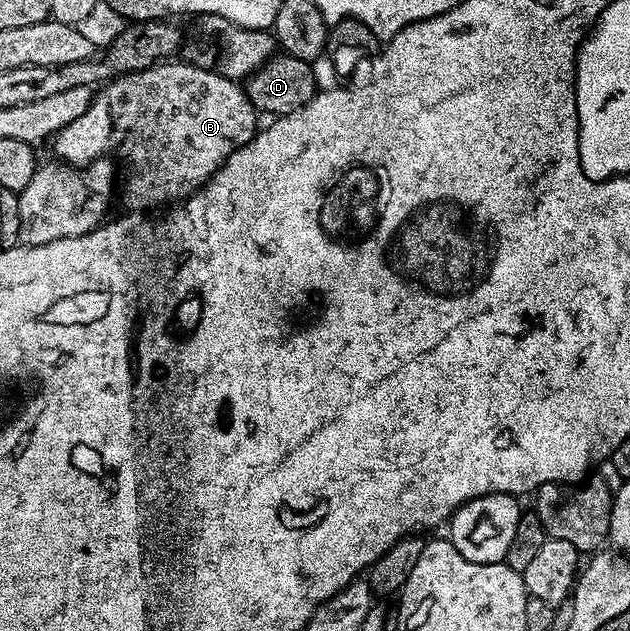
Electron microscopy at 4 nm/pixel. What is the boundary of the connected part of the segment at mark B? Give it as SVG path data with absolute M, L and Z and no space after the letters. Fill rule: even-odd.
M174 63L151 65L149 69L105 82L93 94L84 115L72 119L72 123L52 138L53 156L71 166L91 165L97 157L107 155L123 157L130 174L126 177L126 190L122 197L126 200L125 208L130 211L150 211L146 209L153 205L189 198L195 189L205 185L221 165L226 164L228 157L248 144L260 128L259 114L239 82L215 73L213 69L201 69L185 63L170 64Z

